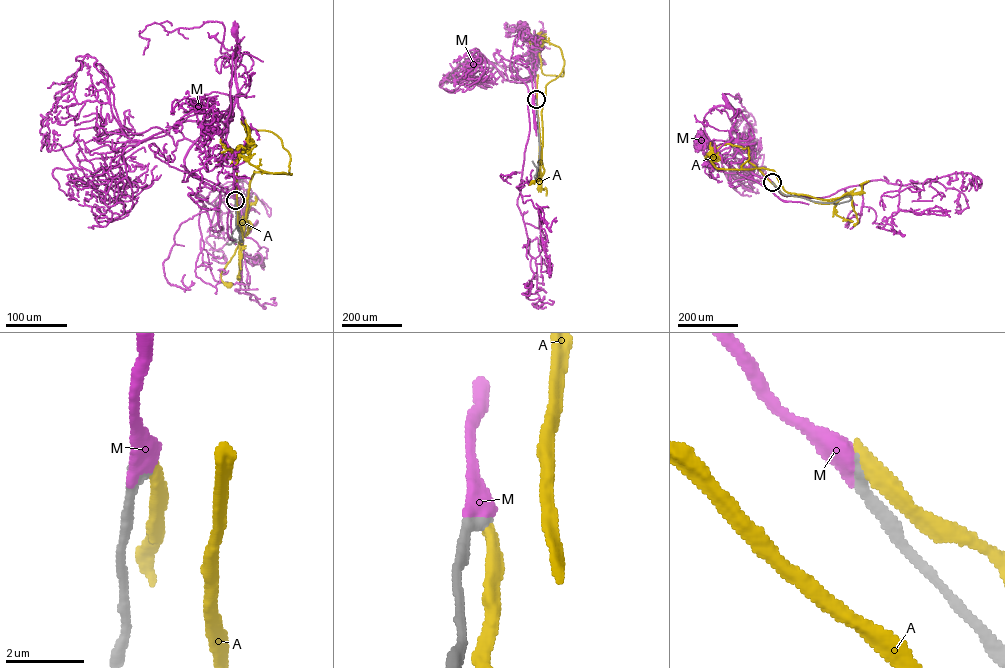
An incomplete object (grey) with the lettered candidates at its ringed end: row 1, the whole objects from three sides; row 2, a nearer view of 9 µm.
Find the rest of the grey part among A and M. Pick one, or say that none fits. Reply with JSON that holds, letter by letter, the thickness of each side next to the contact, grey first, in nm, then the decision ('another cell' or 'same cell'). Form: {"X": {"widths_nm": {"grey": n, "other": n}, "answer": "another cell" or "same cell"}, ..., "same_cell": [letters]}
{"A": {"widths_nm": {"grey": 380, "other": 400}, "answer": "another cell"}, "M": {"widths_nm": {"grey": 400, "other": 600}, "answer": "same cell"}, "same_cell": ["M"]}

